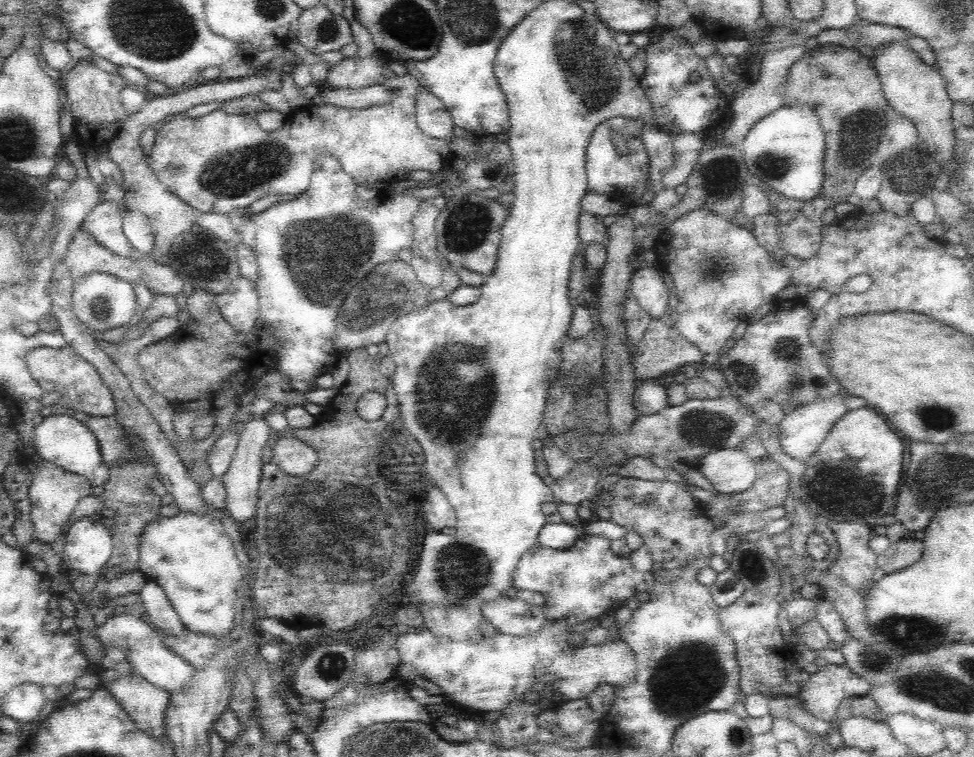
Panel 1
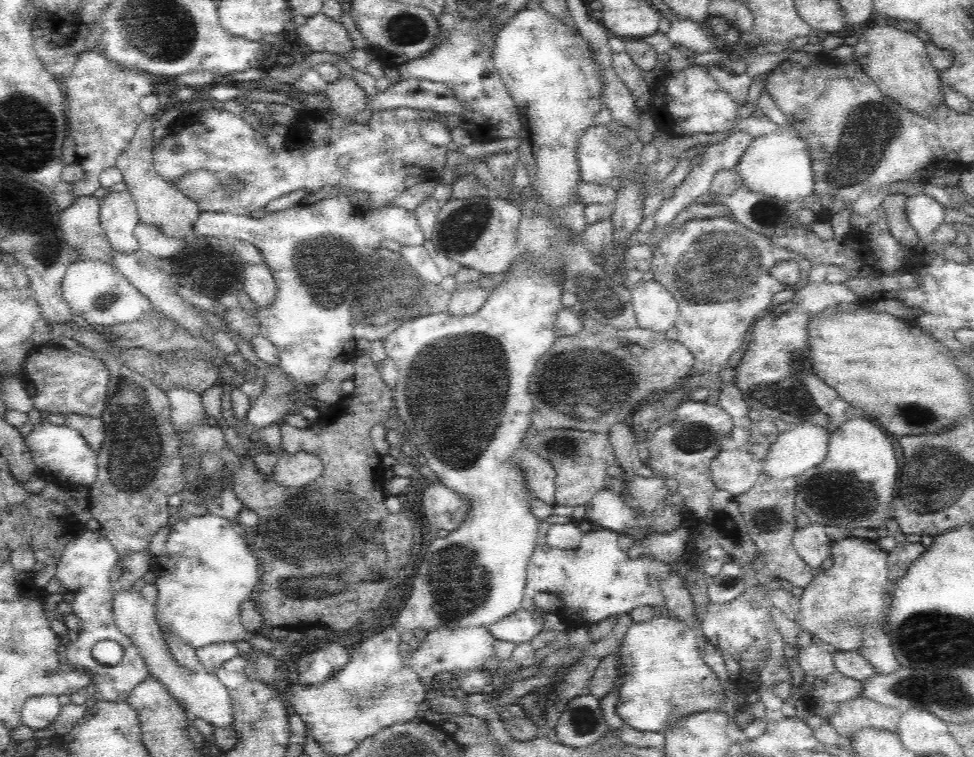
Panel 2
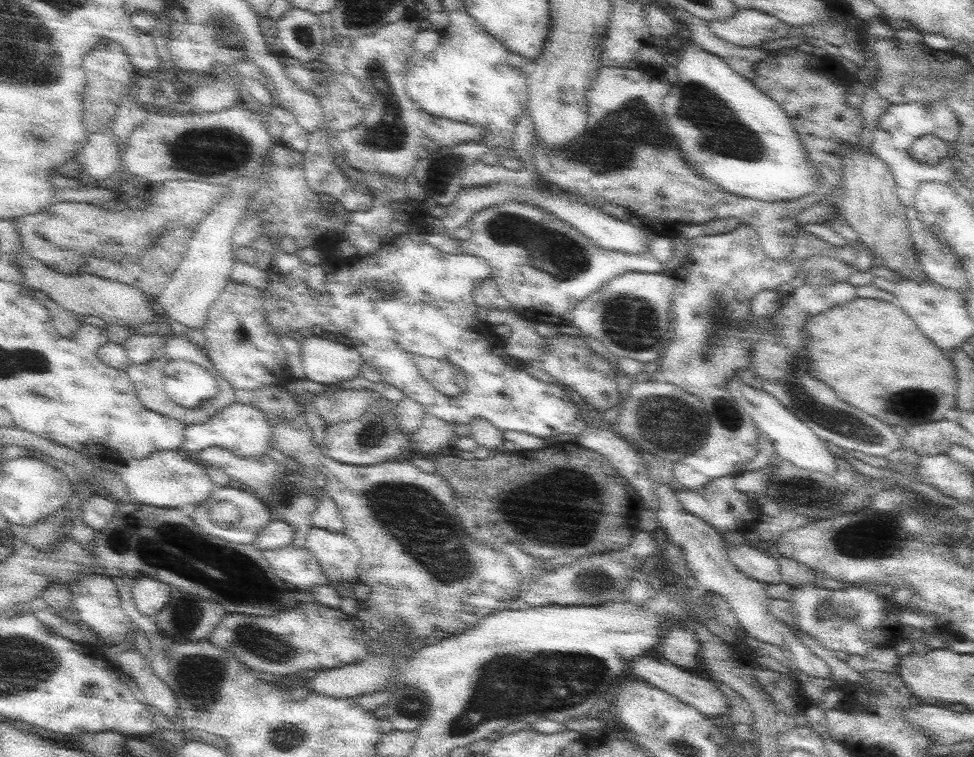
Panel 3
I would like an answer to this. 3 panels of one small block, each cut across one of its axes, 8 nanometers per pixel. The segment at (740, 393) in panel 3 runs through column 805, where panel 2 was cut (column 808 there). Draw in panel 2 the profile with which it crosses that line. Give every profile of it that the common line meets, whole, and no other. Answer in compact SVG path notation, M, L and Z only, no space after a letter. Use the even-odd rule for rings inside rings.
M794 424L794 426L790 426L790 432L780 432L780 436L772 444L768 456L762 460L764 474L768 474L770 478L776 478L776 480L784 480L784 478L792 478L792 476L798 478L806 470L822 464L828 454L830 434L832 434L830 428L812 426L812 424L798 424L798 426Z

